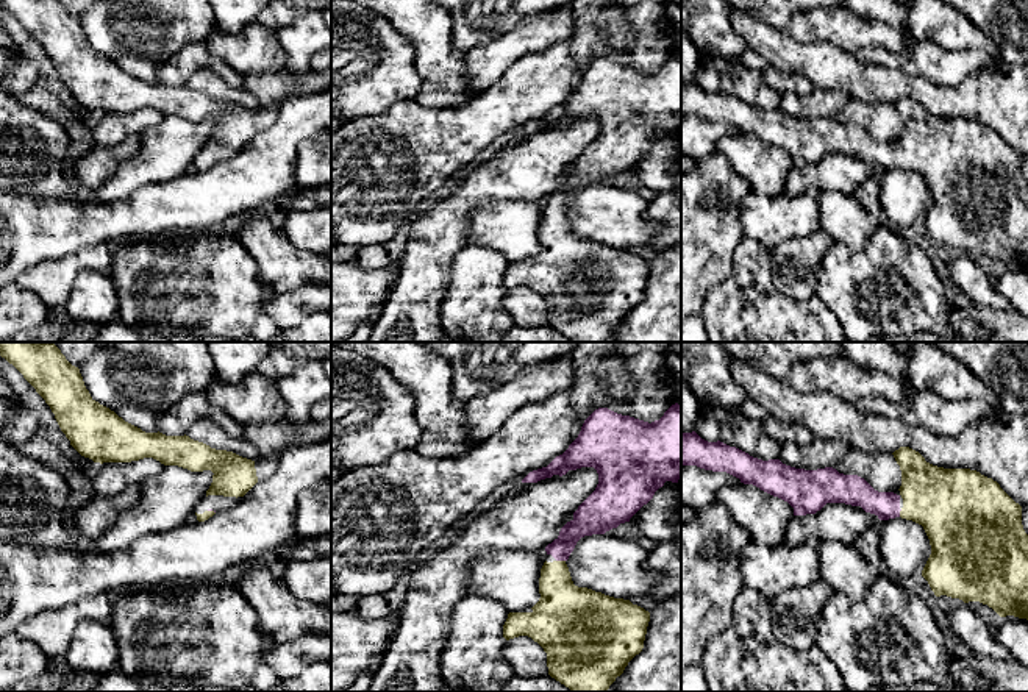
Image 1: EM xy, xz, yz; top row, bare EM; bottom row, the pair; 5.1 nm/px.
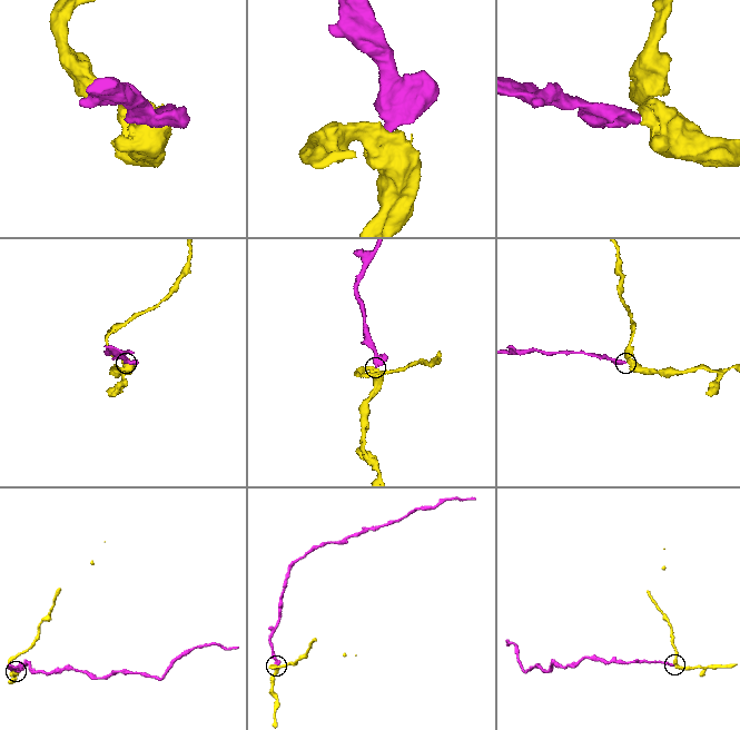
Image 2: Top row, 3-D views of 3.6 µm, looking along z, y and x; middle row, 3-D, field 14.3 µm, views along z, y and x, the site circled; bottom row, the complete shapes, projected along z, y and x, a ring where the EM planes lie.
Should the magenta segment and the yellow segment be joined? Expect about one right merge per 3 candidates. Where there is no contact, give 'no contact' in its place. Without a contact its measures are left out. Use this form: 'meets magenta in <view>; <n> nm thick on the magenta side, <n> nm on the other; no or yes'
meets magenta in xz; 160 nm thick on the magenta side, 260 nm on the other; yes

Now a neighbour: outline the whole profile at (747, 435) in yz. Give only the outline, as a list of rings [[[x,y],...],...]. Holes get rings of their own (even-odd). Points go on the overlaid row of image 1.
[[[741,414],[730,416],[722,423],[719,441],[762,461],[778,459],[781,455],[781,444],[764,431],[762,422]]]

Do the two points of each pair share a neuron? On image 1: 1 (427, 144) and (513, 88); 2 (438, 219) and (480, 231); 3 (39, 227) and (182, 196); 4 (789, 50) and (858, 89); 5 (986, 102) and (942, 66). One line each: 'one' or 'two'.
1: one
2: two
3: one
4: one
5: two

